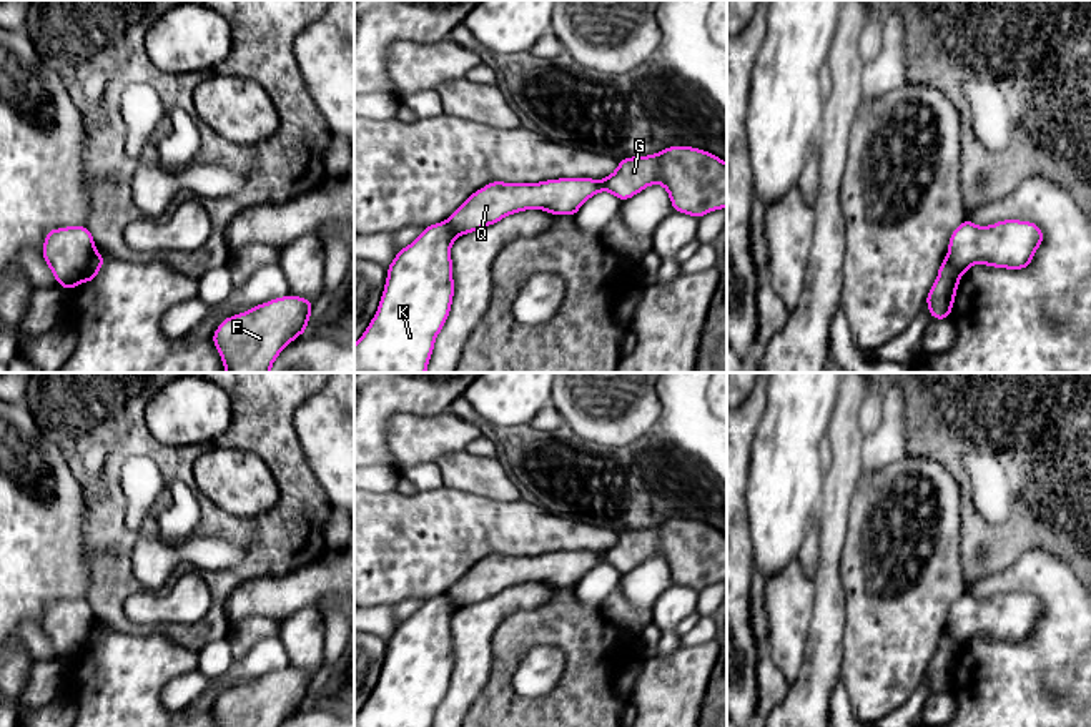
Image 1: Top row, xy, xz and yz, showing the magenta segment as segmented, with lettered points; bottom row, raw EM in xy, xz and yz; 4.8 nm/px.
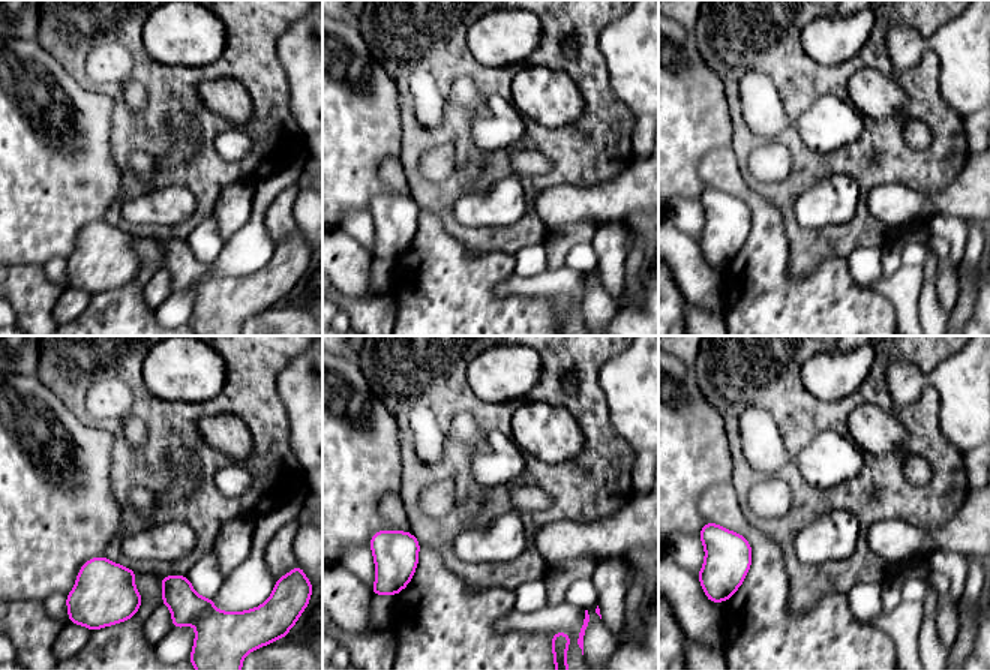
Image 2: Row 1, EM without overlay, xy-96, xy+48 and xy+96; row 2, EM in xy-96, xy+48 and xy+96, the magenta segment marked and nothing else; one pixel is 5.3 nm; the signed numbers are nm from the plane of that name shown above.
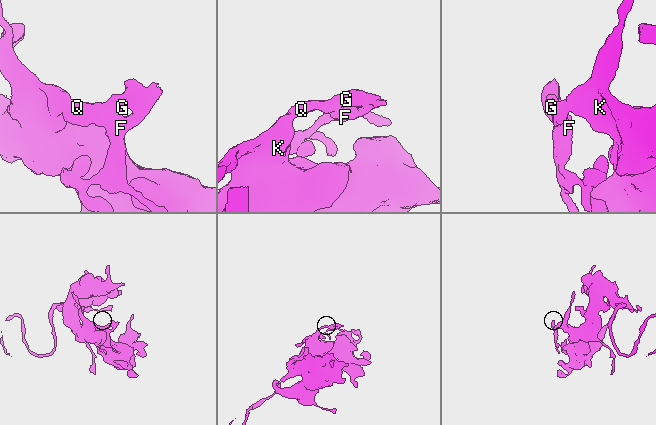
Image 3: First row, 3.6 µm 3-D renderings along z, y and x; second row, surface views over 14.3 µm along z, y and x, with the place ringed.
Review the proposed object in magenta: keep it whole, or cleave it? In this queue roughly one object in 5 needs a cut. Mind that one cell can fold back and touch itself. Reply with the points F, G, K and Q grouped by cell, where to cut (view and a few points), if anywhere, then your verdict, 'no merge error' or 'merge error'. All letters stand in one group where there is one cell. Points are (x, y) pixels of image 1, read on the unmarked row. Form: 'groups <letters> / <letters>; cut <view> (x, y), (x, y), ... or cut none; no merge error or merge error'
groups F G Q / K; cut xy (93, 623), (87, 636), (64, 659); merge error

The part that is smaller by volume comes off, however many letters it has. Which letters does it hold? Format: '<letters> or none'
F, G, Q

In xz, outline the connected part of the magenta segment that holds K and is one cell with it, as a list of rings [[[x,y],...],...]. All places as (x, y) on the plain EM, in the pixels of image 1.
[[[436,596],[426,599],[411,617],[397,624],[388,639],[378,685],[354,717],[354,727],[432,727],[454,670],[451,619],[456,611],[446,596]]]

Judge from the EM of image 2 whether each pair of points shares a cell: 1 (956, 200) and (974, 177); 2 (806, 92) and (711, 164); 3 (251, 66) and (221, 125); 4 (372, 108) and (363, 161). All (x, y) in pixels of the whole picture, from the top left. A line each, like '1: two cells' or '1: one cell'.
1: one cell
2: two cells
3: one cell
4: one cell

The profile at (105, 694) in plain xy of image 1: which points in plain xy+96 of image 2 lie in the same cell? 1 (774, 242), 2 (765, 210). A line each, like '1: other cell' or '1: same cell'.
1: same cell
2: same cell

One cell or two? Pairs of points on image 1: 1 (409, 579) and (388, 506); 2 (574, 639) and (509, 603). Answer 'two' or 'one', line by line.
1: one
2: two

